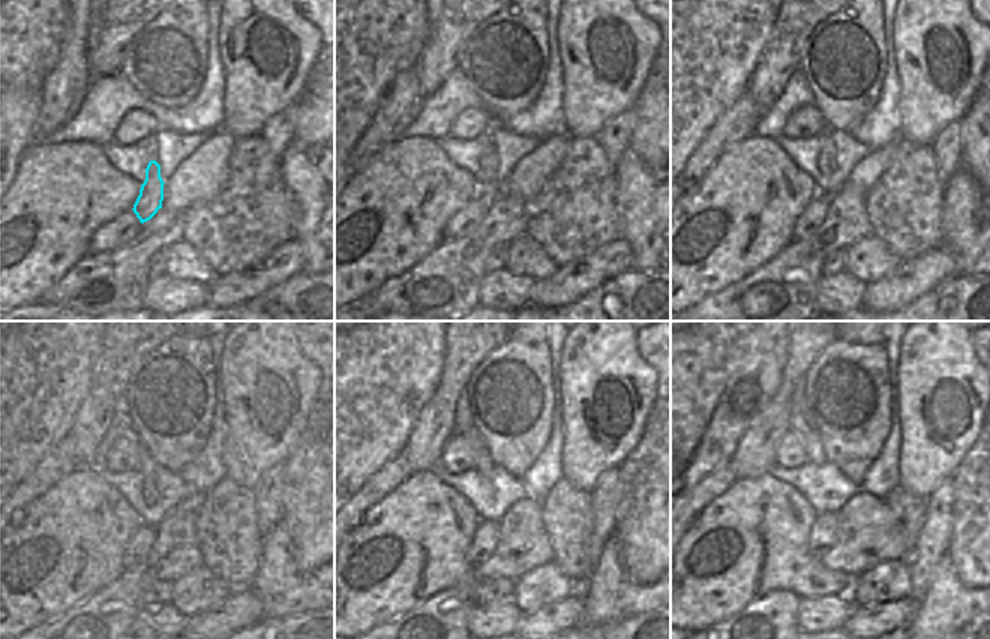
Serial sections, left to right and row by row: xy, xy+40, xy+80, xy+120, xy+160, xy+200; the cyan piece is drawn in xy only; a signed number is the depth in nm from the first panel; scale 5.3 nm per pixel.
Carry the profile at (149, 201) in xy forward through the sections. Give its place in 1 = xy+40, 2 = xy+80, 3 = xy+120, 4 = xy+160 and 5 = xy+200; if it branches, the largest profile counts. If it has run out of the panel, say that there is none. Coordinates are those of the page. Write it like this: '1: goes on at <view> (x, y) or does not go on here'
1: goes on at xy+40 (488, 189)
2: goes on at xy+80 (827, 155)
3: goes on at xy+120 (150, 485)
4: goes on at xy+160 (483, 464)
5: goes on at xy+200 (801, 422)

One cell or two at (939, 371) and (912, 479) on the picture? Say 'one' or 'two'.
one

